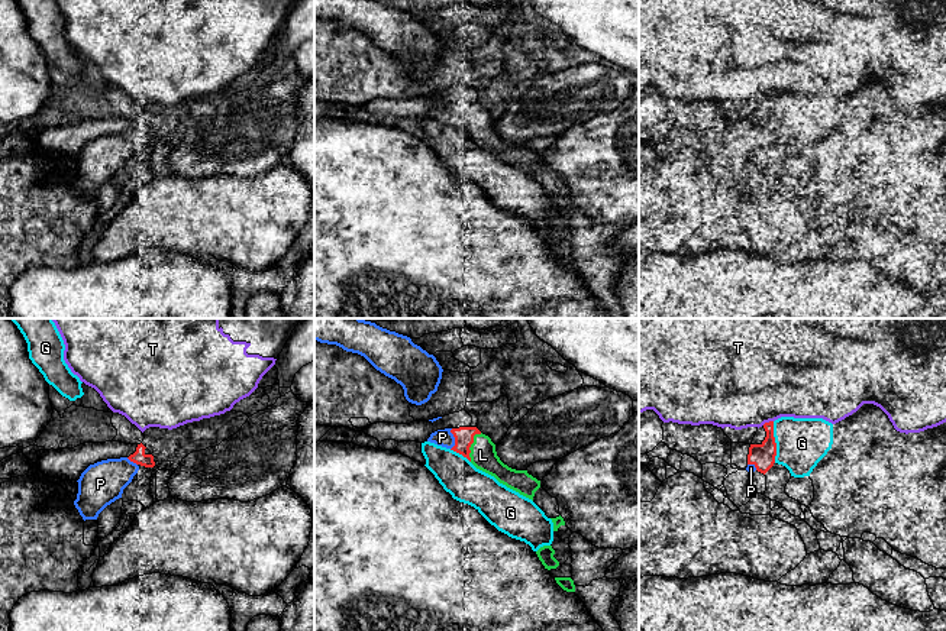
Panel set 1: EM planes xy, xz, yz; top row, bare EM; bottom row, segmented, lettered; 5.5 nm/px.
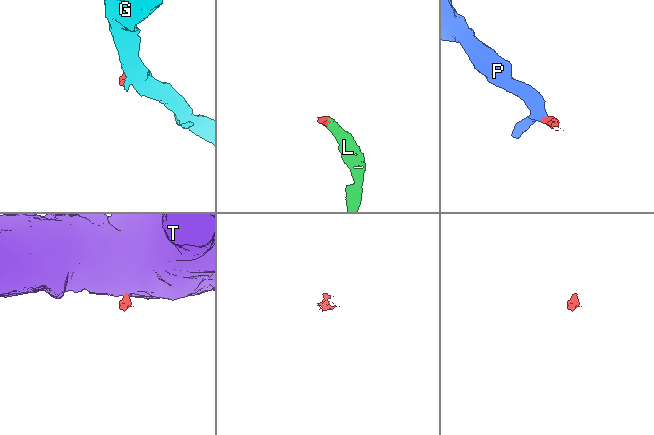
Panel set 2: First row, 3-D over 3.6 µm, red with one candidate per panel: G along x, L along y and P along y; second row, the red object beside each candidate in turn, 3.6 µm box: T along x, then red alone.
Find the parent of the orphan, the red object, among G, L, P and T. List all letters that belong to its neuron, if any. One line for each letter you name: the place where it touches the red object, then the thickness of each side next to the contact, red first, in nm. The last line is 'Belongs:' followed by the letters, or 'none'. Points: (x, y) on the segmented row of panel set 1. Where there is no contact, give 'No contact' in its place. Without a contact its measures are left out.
L: Touches red at xz (471, 443). Thickness 110 nm (red) against 150 nm
P: Touches red at xz (455, 439). Thickness 110 nm (red) against 100 nm
Belongs: L, P

